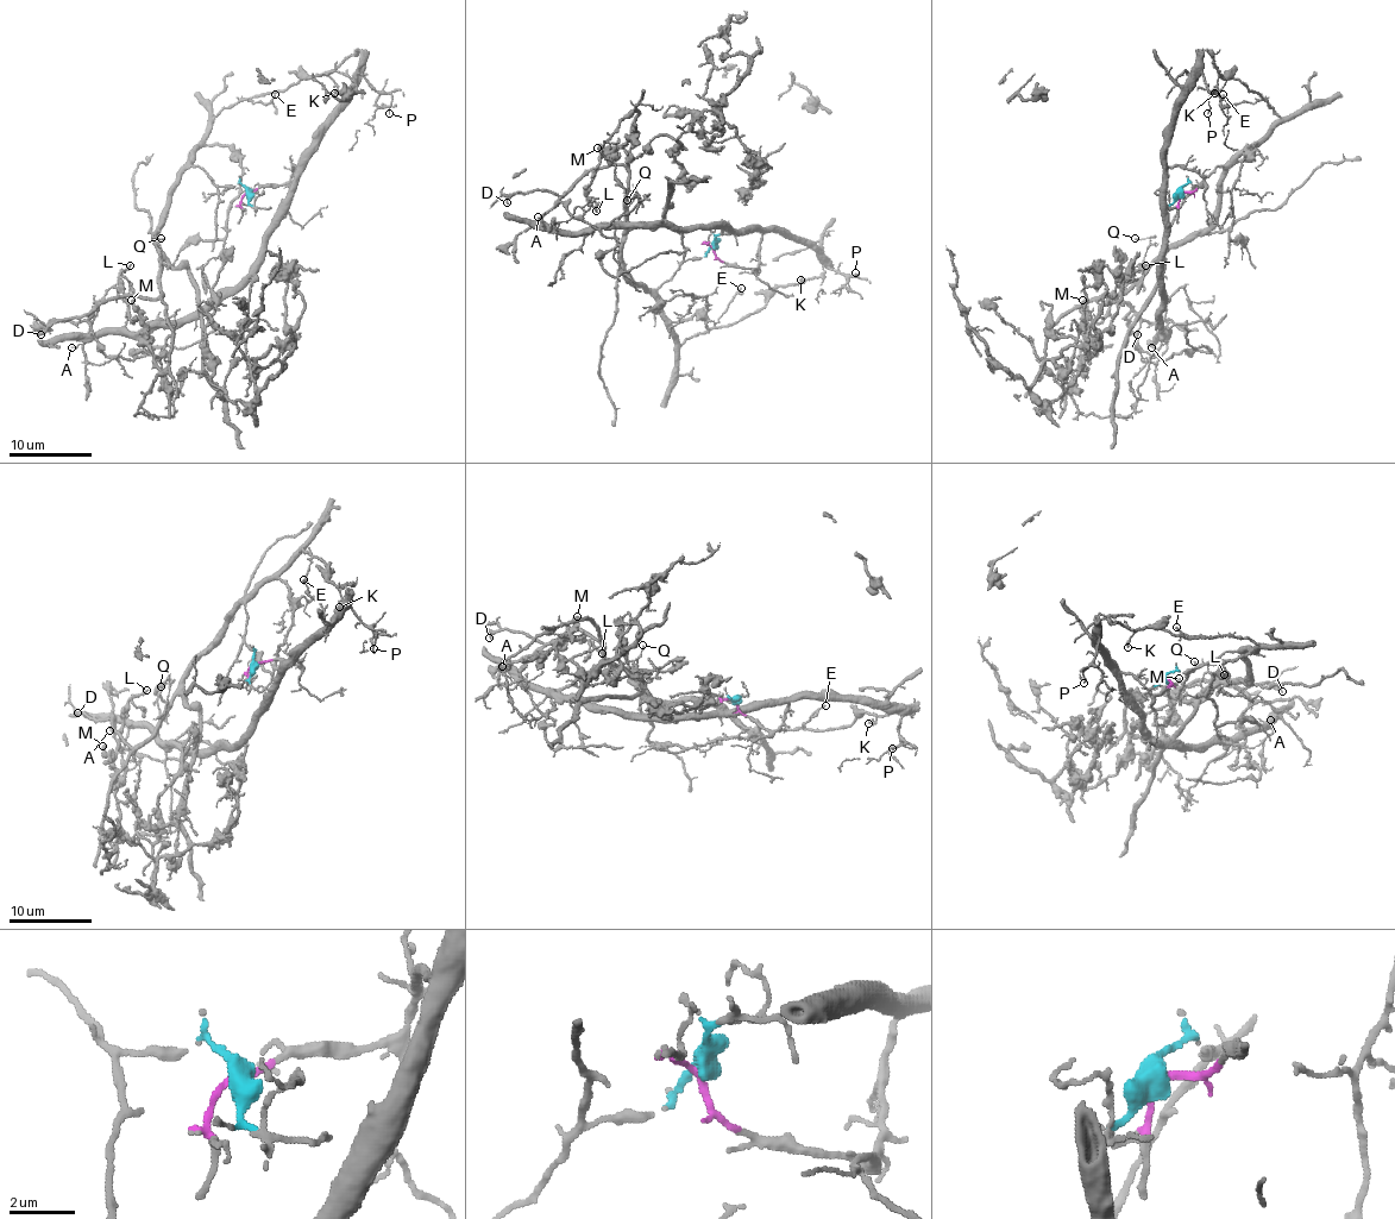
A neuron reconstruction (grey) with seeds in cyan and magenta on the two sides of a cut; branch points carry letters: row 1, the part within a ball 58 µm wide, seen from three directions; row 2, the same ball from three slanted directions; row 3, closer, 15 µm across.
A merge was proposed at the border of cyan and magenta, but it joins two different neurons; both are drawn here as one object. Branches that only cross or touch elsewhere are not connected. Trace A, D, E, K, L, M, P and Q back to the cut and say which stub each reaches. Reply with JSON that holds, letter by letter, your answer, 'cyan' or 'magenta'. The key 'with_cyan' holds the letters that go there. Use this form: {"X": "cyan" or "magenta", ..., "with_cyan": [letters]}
{"A": "magenta", "D": "cyan", "E": "cyan", "K": "cyan", "L": "cyan", "M": "cyan", "P": "magenta", "Q": "cyan", "with_cyan": ["D", "E", "K", "L", "M", "Q"]}

